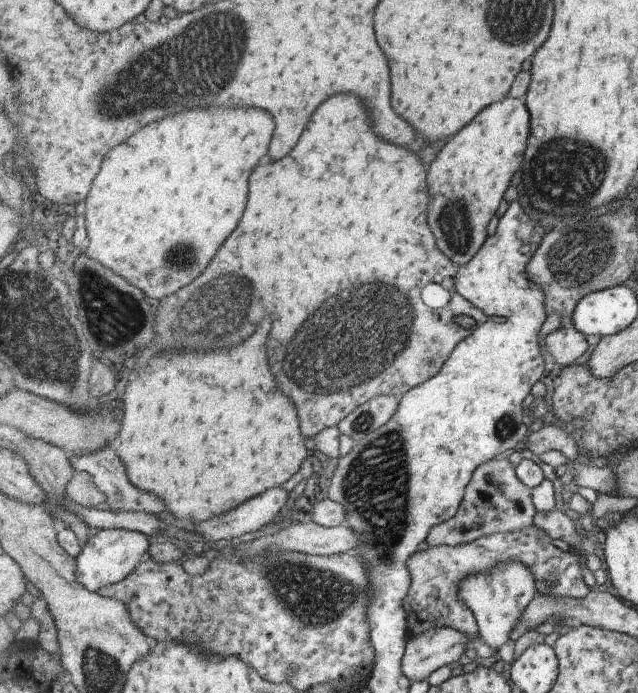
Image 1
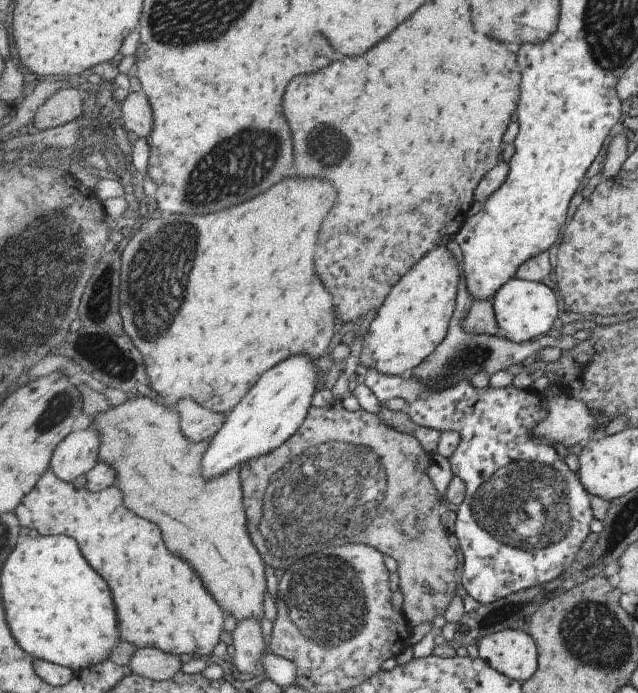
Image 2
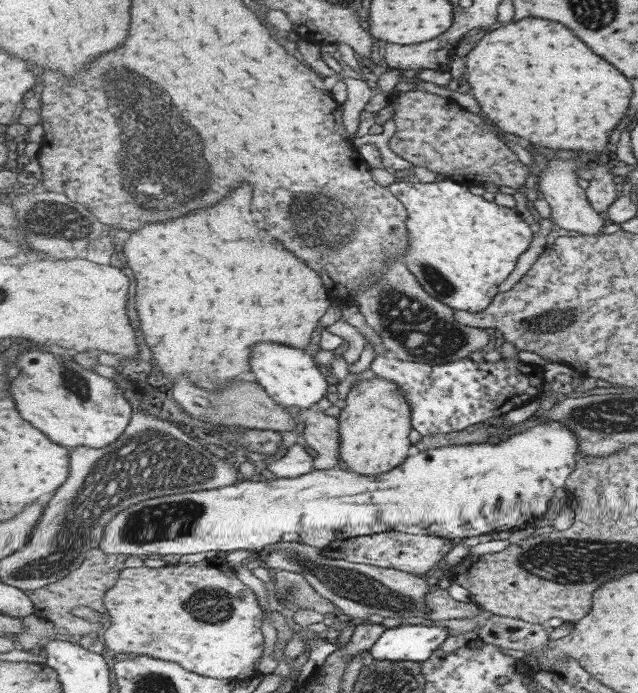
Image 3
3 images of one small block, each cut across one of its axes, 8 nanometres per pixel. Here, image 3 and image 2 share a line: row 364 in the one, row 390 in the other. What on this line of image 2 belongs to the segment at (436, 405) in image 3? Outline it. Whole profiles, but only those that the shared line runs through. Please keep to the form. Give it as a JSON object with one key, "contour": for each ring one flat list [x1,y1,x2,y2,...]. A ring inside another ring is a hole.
{"contour":[[373,368,362,373,366,386,379,398,379,401,402,398,407,403,406,412,418,426,435,430,455,430,461,434,461,444,448,458,450,469,461,476,467,484,466,502,456,513,454,535,460,543,461,559,464,567,462,585,467,595,481,605,499,601,513,592,528,590,533,586,544,586,555,581,584,552,581,550,587,536,591,534,593,508,591,496,578,475,565,464,551,444,535,444,528,437,549,414,547,397,540,396,517,386,507,388,475,388,472,382,459,382,453,388,431,392,417,376,393,376,383,374]]}

